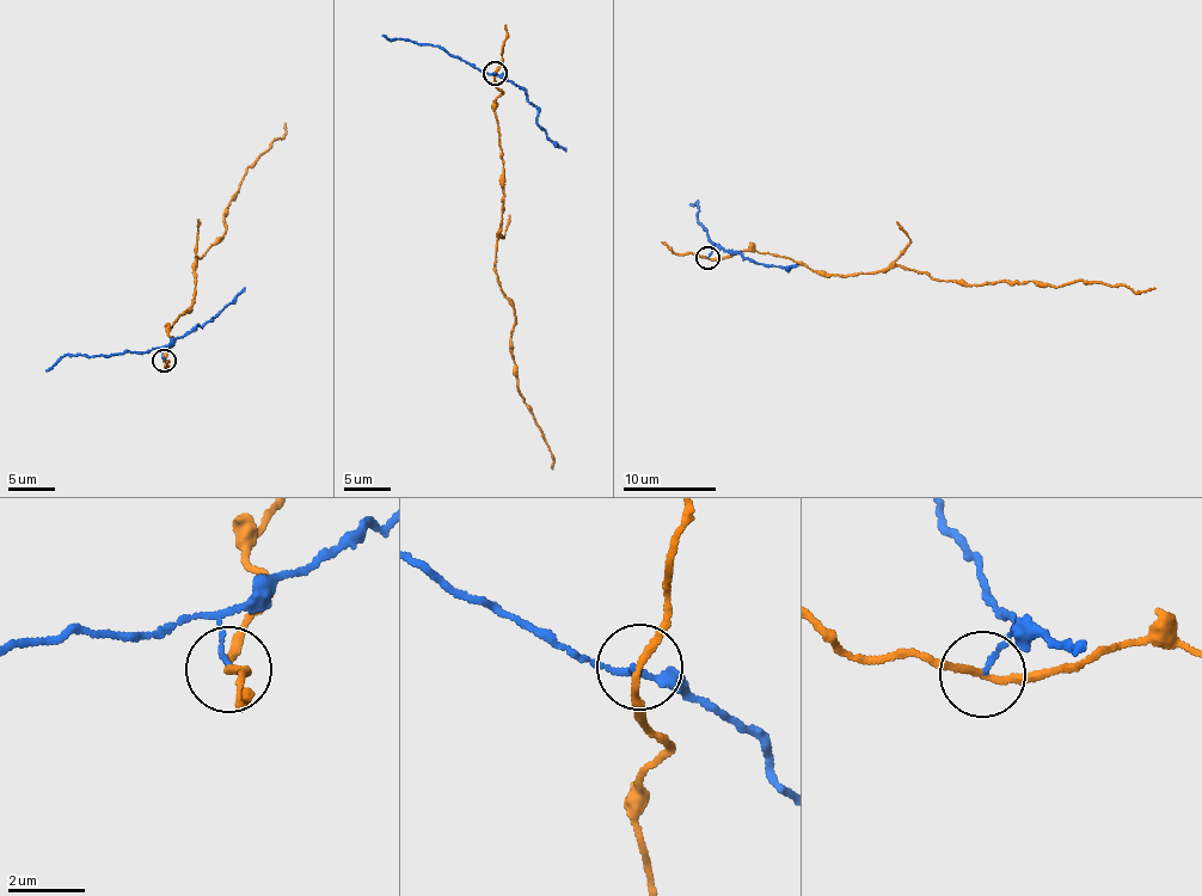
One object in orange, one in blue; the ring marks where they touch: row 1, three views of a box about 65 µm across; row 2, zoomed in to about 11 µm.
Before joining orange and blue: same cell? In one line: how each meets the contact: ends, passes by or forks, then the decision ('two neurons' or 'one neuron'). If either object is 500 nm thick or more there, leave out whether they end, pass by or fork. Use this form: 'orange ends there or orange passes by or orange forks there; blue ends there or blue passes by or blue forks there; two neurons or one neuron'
orange passes by; blue ends there; two neurons

